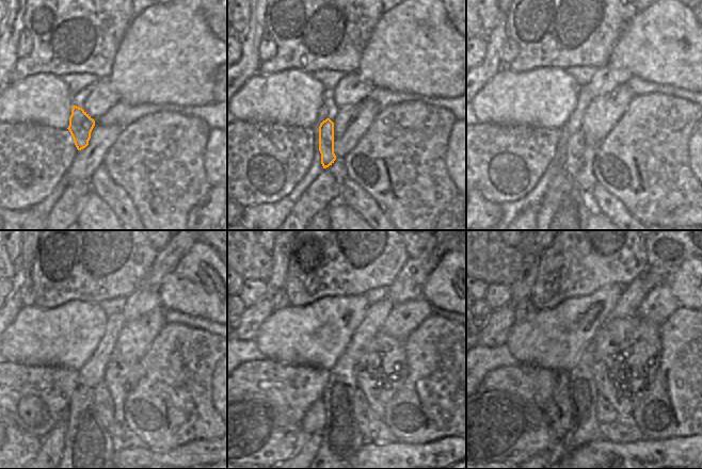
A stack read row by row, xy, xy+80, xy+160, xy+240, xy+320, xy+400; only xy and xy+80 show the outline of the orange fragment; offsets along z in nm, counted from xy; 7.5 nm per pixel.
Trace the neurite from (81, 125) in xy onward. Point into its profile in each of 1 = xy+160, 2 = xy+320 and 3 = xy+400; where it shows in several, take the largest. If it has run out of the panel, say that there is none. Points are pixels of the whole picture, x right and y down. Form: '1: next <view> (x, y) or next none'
1: next xy+160 (575, 148)
2: next xy+320 (372, 427)
3: next xy+400 (613, 426)

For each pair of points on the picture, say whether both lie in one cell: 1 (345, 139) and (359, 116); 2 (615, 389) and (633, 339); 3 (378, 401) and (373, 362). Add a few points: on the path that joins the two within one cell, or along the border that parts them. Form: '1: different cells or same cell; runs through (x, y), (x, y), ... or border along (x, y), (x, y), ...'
1: same cell; runs through (347, 133), (348, 128), (354, 122)
2: same cell; runs through (621, 376), (621, 369), (625, 365), (627, 352)
3: same cell; runs through (378, 391), (378, 372)

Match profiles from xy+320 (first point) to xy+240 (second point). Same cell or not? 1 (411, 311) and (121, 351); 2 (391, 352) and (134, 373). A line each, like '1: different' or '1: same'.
1: same
2: same

